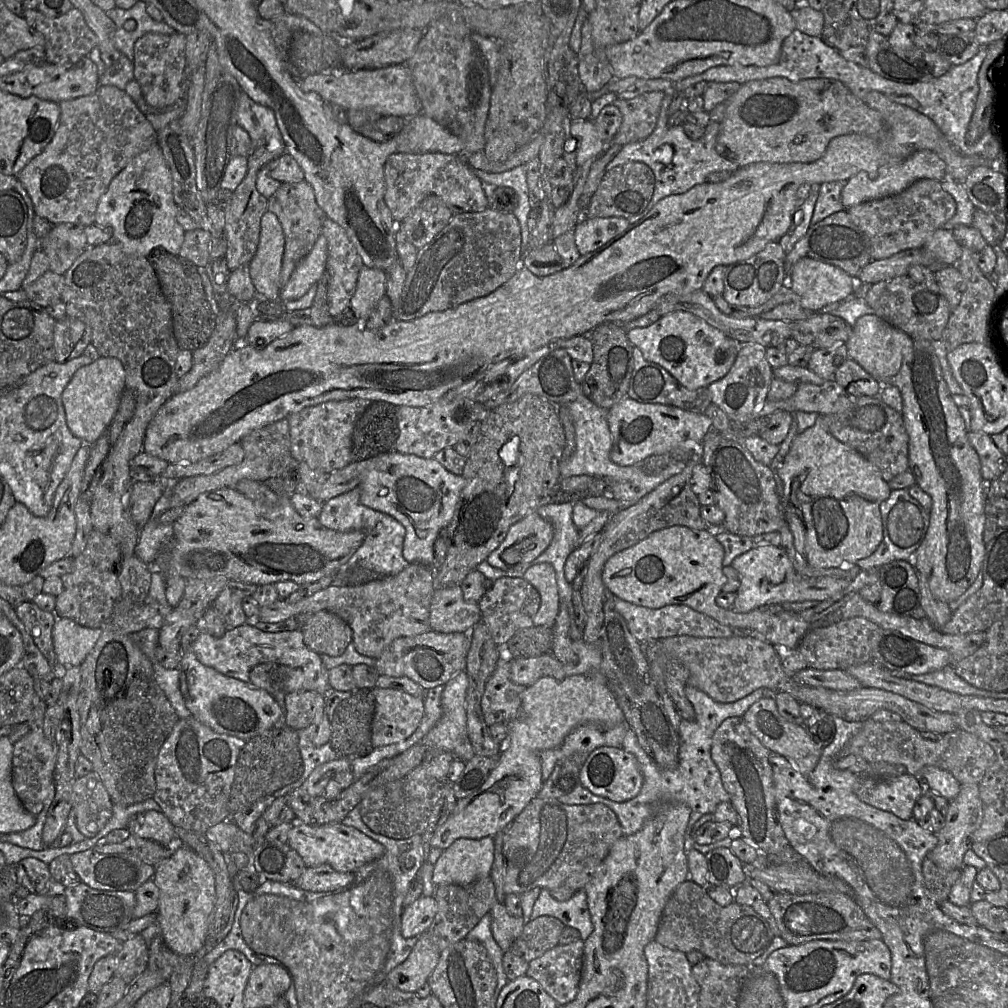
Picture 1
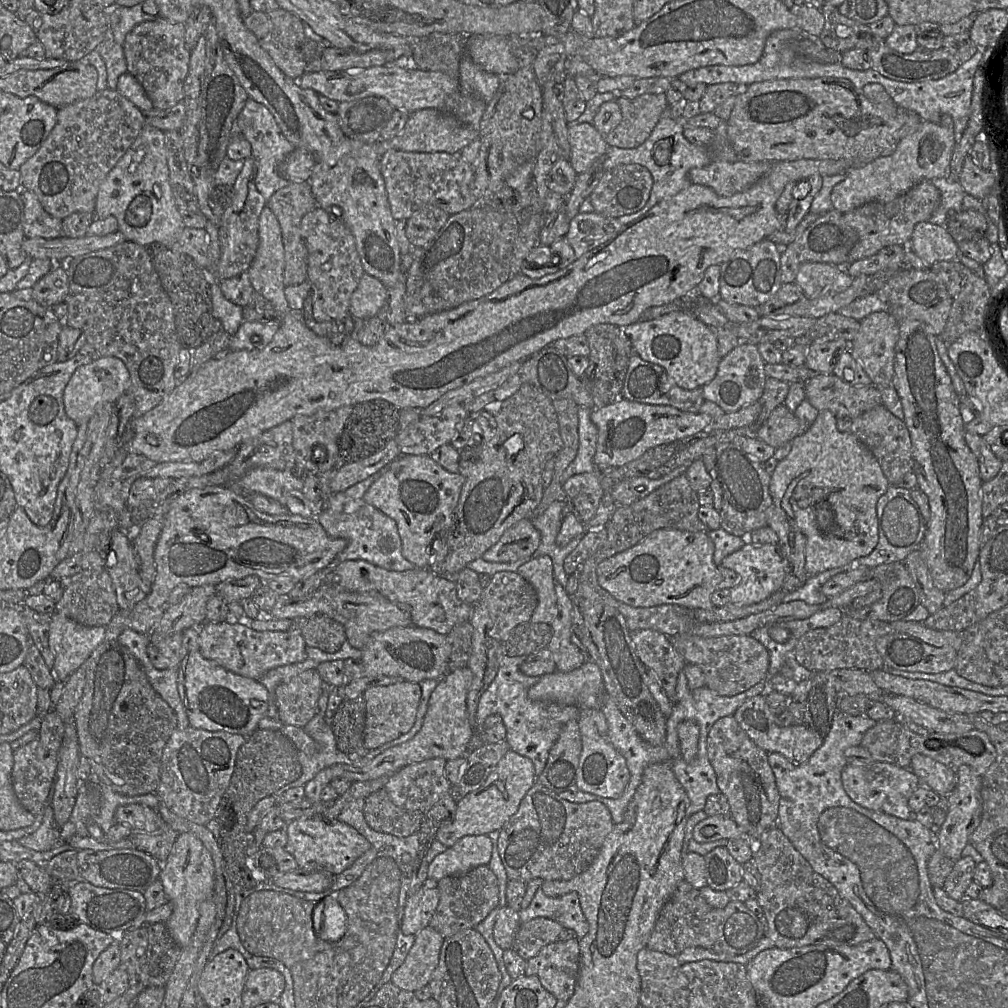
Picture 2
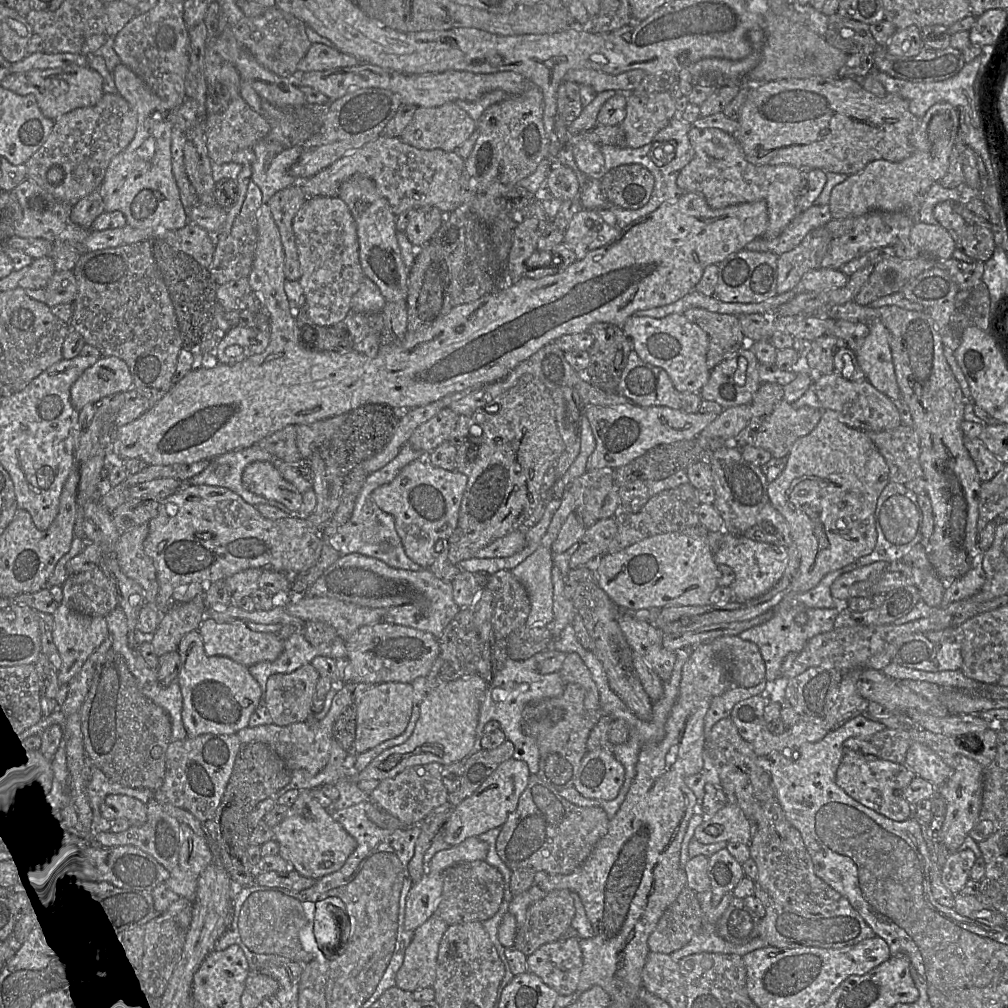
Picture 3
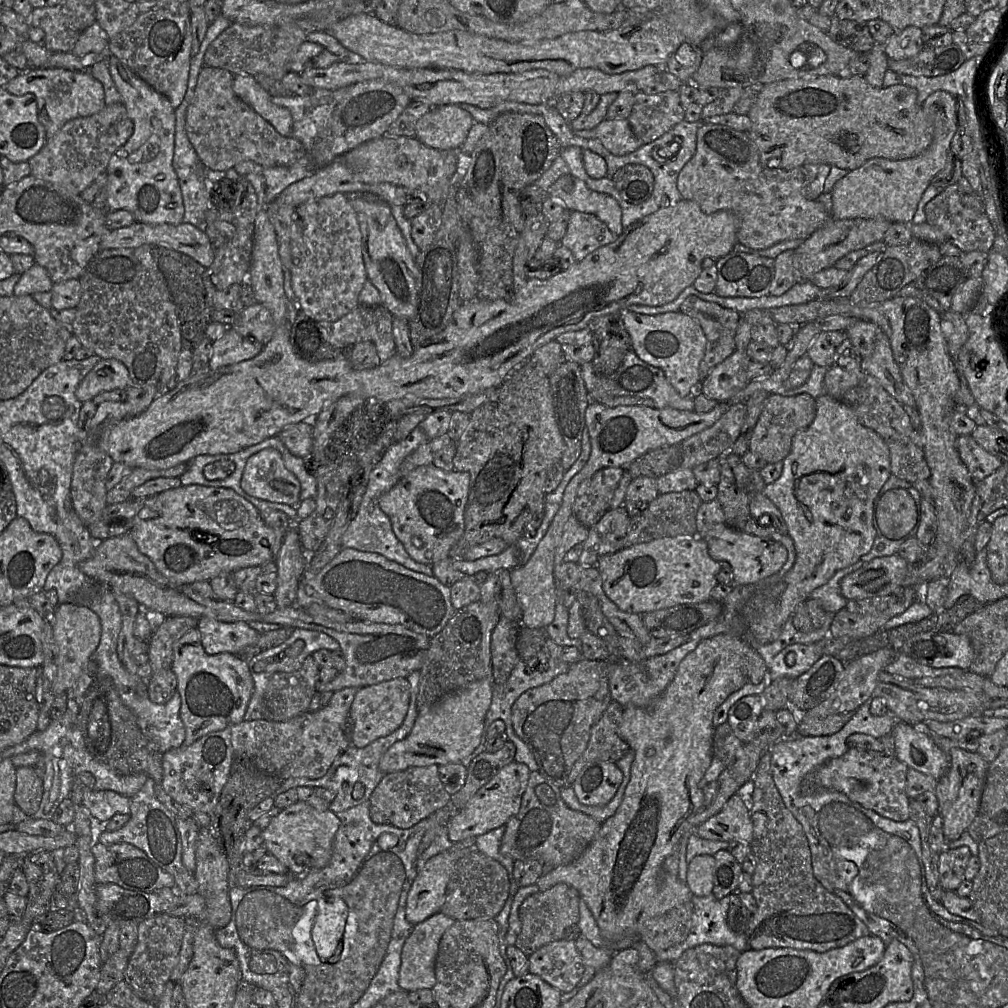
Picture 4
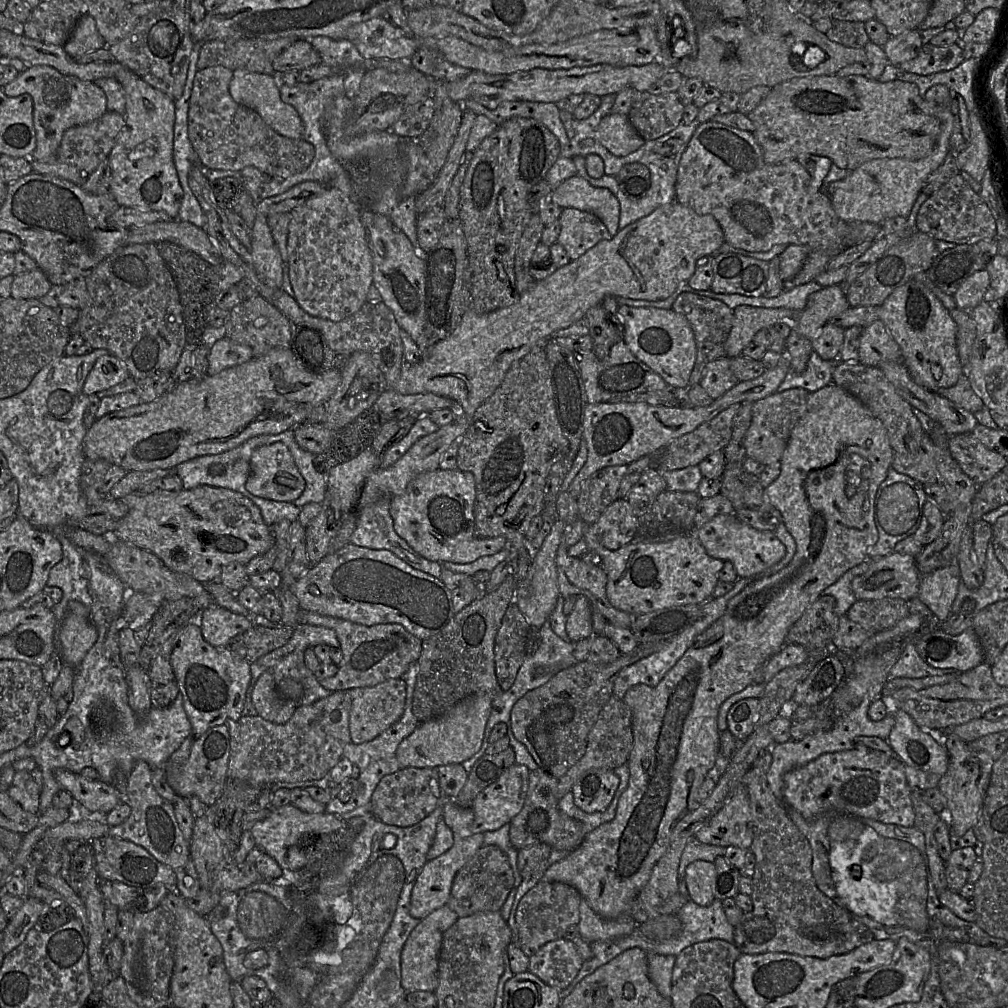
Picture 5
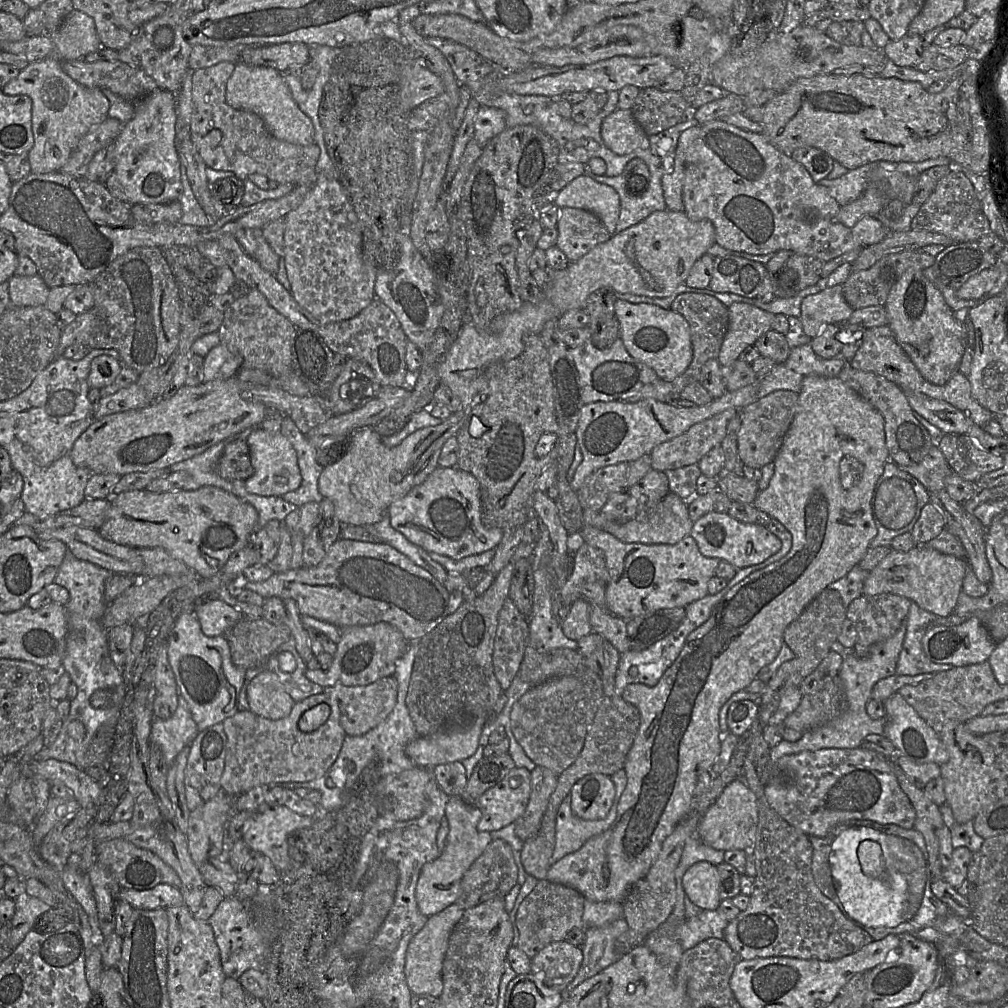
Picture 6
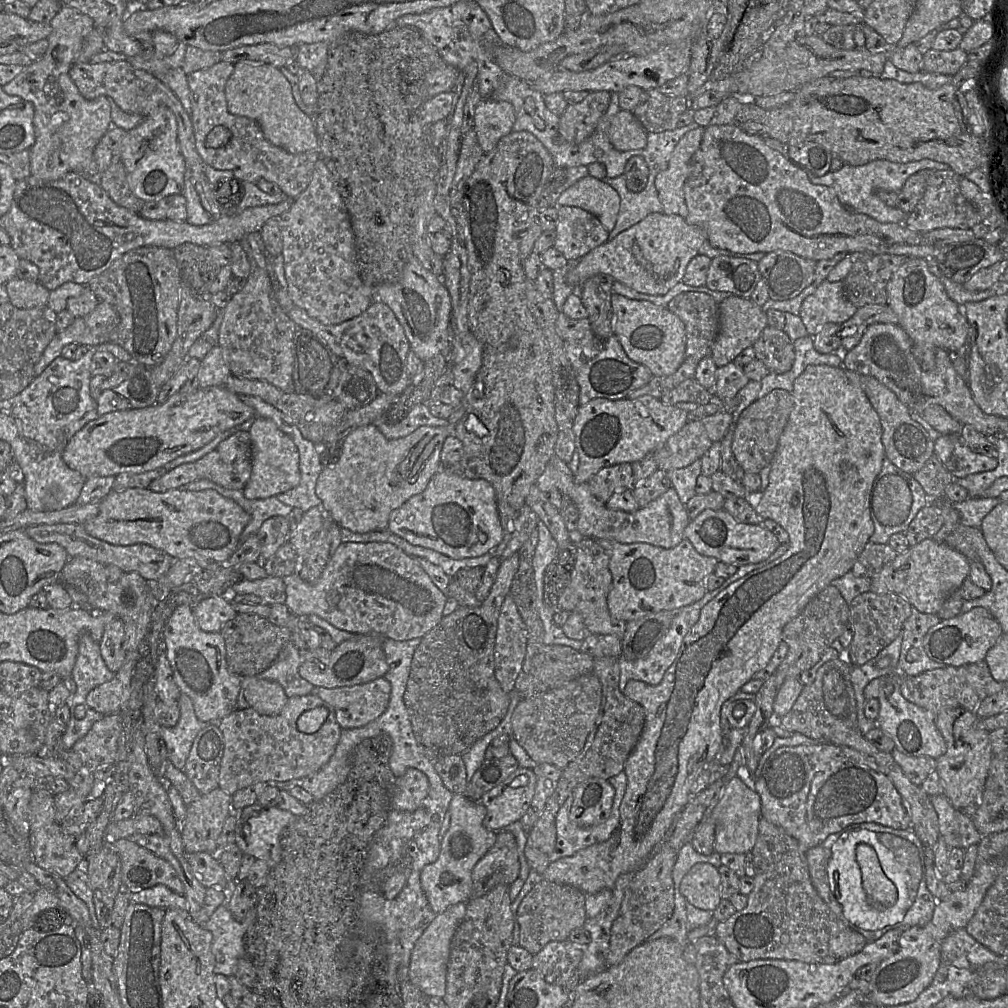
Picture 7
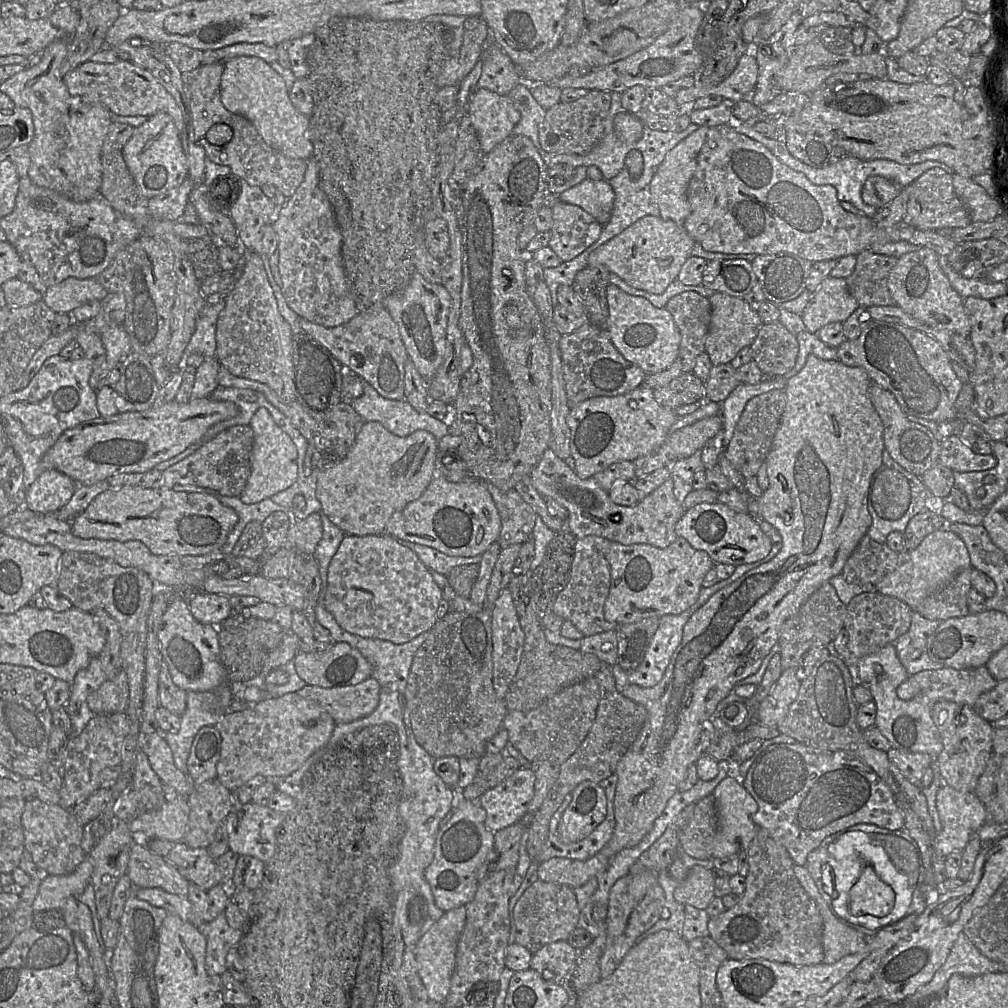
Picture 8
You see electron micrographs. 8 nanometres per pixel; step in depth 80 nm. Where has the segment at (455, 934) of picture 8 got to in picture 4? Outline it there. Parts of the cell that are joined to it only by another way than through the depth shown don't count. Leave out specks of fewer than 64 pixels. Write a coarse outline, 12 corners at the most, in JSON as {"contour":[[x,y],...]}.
{"contour":[[438,912],[414,926],[402,950],[399,987],[432,990],[444,933]]}

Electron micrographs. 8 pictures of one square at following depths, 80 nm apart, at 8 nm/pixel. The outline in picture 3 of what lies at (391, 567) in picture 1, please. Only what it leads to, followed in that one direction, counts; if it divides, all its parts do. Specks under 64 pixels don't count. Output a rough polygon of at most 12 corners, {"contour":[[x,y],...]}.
{"contour":[[406,443],[368,474],[350,519],[330,537],[341,554],[424,569],[405,553],[393,516],[372,492],[424,454]]}

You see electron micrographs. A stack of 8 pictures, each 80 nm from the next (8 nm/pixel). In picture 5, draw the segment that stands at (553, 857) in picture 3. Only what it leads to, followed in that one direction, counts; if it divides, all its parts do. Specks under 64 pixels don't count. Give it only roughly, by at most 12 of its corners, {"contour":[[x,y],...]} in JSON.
{"contour":[[530,771],[510,821],[518,851],[544,843],[571,853],[588,834],[559,810],[557,778]]}

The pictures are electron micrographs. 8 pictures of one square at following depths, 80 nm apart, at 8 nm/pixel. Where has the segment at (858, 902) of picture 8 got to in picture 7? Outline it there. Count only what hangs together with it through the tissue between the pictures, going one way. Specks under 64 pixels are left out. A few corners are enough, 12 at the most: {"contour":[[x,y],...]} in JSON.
{"contour":[[860,843],[856,859],[868,901],[893,905],[897,888],[875,849]]}

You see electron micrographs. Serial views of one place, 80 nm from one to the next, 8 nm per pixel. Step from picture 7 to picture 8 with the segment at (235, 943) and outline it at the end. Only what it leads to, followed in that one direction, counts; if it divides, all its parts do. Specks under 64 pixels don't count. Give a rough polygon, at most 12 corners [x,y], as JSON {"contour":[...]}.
{"contour":[[221,912],[199,927],[207,940],[209,976],[227,971],[226,956],[243,932]]}

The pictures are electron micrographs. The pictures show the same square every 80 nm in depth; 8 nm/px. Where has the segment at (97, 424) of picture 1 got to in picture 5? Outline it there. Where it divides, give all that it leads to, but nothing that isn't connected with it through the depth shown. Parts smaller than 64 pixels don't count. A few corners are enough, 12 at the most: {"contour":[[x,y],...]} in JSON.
{"contour":[[114,355],[99,357],[83,385],[85,395],[130,376]]}

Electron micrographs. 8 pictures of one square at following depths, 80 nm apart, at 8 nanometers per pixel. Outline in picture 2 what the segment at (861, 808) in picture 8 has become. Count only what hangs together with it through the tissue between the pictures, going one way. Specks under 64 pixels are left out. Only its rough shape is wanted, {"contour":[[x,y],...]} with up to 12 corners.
{"contour":[[851,761],[841,778],[858,805],[903,820],[922,782],[911,769]]}

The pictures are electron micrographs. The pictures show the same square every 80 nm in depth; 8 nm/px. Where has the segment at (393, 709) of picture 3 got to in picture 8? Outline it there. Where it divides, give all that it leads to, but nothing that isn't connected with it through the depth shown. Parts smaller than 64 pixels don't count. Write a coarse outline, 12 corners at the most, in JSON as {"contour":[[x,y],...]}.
{"contour":[[371,677],[336,688],[306,685],[296,693],[338,724],[370,715],[379,704]]}

